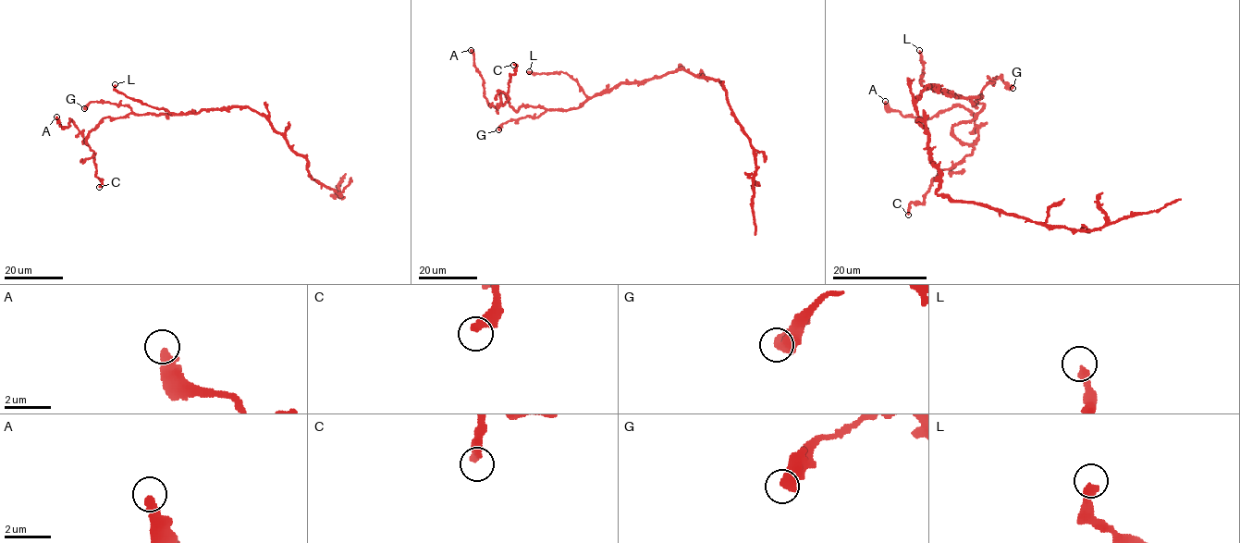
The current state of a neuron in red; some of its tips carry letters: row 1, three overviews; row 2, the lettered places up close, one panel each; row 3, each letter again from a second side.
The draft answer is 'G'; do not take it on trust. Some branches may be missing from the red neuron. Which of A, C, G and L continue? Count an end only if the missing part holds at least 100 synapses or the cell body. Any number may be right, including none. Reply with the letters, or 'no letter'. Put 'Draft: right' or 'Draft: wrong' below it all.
no letter
Draft: wrong

